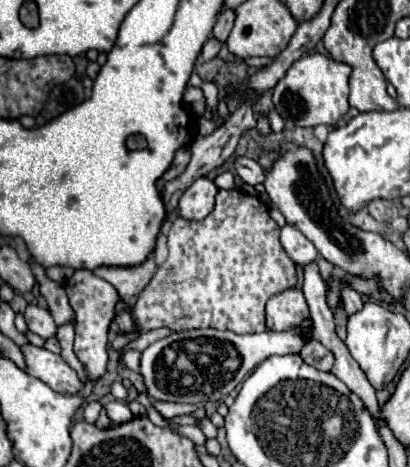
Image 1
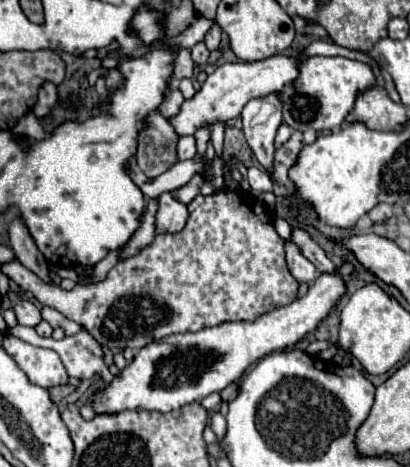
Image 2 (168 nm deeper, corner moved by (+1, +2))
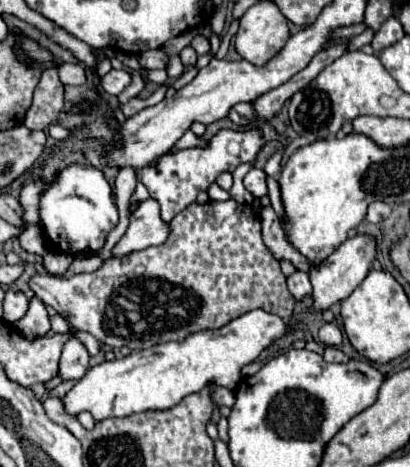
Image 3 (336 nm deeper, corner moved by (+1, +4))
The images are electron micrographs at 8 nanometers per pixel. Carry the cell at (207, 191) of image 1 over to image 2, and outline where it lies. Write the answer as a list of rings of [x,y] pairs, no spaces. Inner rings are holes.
[[[171,192],[159,196],[159,214],[157,214],[157,232],[179,232],[189,220],[189,210],[183,202],[177,202]]]

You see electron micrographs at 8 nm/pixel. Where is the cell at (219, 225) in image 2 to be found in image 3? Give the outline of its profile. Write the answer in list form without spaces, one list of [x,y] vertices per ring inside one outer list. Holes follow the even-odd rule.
[[[227,200],[227,202],[207,202],[207,204],[201,204],[201,206],[199,206],[199,204],[189,204],[189,208],[185,208],[183,212],[179,212],[179,214],[171,220],[169,228],[171,228],[171,230],[169,230],[169,238],[167,238],[163,244],[159,244],[159,246],[151,246],[151,248],[133,252],[133,254],[129,254],[129,256],[125,256],[125,258],[121,258],[121,260],[117,260],[117,258],[105,260],[105,264],[103,264],[99,270],[95,270],[95,272],[91,272],[91,274],[77,274],[77,276],[73,276],[73,278],[69,278],[69,280],[67,280],[67,278],[61,278],[61,276],[53,276],[53,274],[37,274],[37,276],[33,276],[33,280],[31,280],[31,290],[33,290],[47,306],[55,308],[63,318],[67,318],[73,328],[93,334],[101,344],[107,344],[107,346],[111,346],[111,348],[123,348],[123,346],[127,346],[127,348],[131,348],[131,350],[145,350],[145,348],[151,348],[151,346],[155,346],[155,344],[169,342],[169,340],[181,342],[181,340],[185,340],[189,334],[195,334],[195,332],[201,332],[201,330],[217,330],[217,328],[229,324],[233,318],[239,318],[239,316],[243,316],[243,314],[247,314],[249,310],[255,310],[255,308],[261,308],[261,310],[265,310],[265,312],[271,312],[271,314],[279,316],[281,320],[285,320],[285,324],[289,324],[289,320],[291,320],[291,316],[293,316],[295,300],[293,300],[293,296],[291,296],[289,290],[287,290],[285,276],[283,276],[283,272],[281,272],[279,262],[271,256],[269,248],[267,248],[267,246],[263,244],[263,240],[261,240],[261,222],[259,222],[259,218],[257,218],[257,214],[253,212],[251,206],[247,206],[247,204],[237,204],[235,200]],[[107,280],[111,282],[111,294],[109,294],[109,296],[105,296],[103,292],[95,290],[97,284],[101,284],[101,282],[105,284]]]

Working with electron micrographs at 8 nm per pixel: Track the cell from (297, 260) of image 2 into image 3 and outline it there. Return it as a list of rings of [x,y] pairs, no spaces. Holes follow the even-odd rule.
[[[297,270],[293,276],[287,278],[287,286],[289,286],[289,292],[293,294],[295,300],[305,300],[311,294],[311,282],[309,282],[307,272]]]

